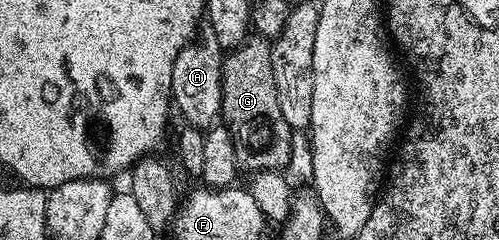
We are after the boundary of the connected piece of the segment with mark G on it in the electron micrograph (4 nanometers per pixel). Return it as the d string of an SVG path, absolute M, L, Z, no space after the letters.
M251 34L222 60L222 113L221 122L229 129L230 139L236 149L236 157L243 168L254 167L258 171L286 169L294 143L290 140L292 128L284 121L284 113L278 111L276 77L272 77L272 43L263 35Z

